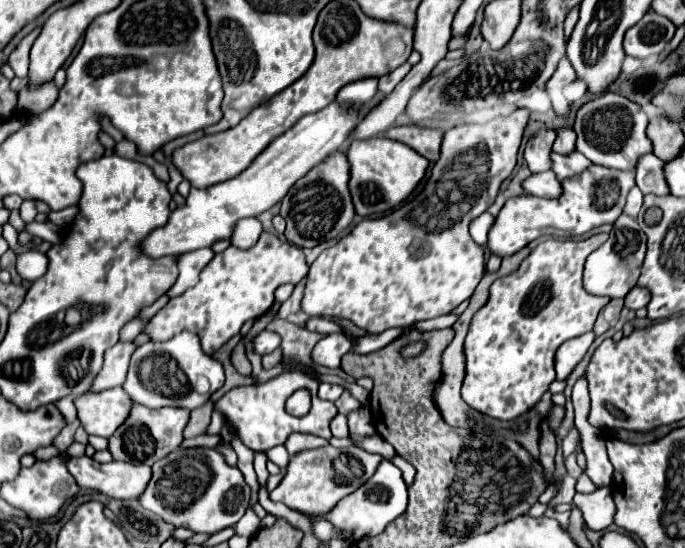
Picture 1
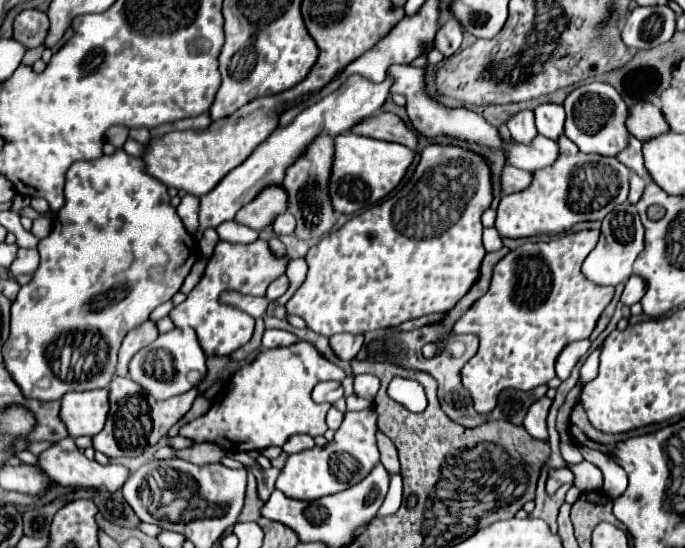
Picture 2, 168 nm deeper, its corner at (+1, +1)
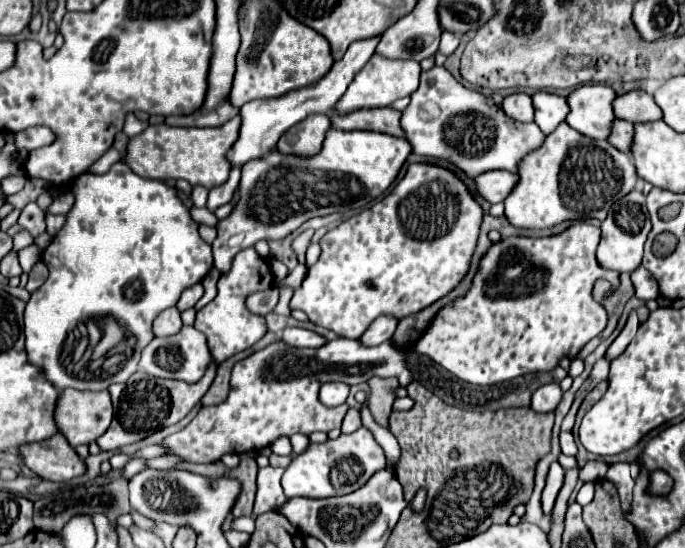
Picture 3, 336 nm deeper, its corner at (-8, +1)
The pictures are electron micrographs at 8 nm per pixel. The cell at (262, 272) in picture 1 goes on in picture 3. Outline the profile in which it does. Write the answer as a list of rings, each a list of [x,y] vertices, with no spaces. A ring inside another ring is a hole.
[[[245,249],[243,253],[237,253],[231,271],[227,275],[221,275],[219,279],[217,297],[209,305],[205,305],[201,311],[197,311],[197,319],[195,319],[195,329],[205,333],[209,351],[215,361],[221,363],[231,355],[249,349],[253,343],[257,343],[265,335],[267,331],[265,317],[251,313],[245,305],[245,299],[255,291],[269,289],[271,285],[273,285],[273,273],[267,261],[261,259],[255,253],[255,249]]]

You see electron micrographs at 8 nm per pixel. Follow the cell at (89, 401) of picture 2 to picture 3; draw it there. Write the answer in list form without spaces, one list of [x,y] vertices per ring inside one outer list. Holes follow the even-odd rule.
[[[65,389],[59,393],[57,403],[55,403],[55,423],[59,433],[65,435],[71,447],[77,447],[81,443],[91,443],[97,437],[101,437],[109,423],[113,419],[113,407],[111,407],[111,397],[109,391],[75,391],[75,389]]]

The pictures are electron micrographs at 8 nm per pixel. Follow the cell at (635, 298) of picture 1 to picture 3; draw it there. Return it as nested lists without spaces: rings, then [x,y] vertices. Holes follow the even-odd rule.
[[[637,267],[633,273],[631,273],[631,281],[635,285],[635,295],[643,301],[649,301],[649,299],[657,299],[659,297],[659,287],[655,283],[655,279],[649,275],[649,271],[645,267]]]

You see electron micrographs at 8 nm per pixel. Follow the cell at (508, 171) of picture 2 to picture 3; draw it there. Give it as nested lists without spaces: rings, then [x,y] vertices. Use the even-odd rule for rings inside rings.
[[[485,171],[475,177],[475,193],[491,205],[503,201],[513,185],[515,173],[511,171]]]

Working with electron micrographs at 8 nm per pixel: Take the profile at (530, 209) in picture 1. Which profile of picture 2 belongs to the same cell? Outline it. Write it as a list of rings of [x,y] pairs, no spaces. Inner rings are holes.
[[[562,135],[558,139],[562,155],[554,167],[534,173],[534,183],[520,193],[504,195],[498,205],[496,229],[500,237],[520,239],[536,235],[558,235],[570,231],[582,221],[602,221],[614,207],[622,205],[628,198],[630,169],[618,159],[600,155],[582,155],[570,139]],[[570,195],[574,195],[574,209],[570,205]]]

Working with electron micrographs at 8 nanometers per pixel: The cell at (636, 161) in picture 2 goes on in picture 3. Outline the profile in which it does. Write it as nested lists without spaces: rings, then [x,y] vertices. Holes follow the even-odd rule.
[[[615,119],[615,121],[611,123],[609,141],[611,141],[611,145],[615,145],[619,151],[629,153],[629,147],[631,147],[631,135],[633,135],[633,125],[631,125],[629,121]]]

